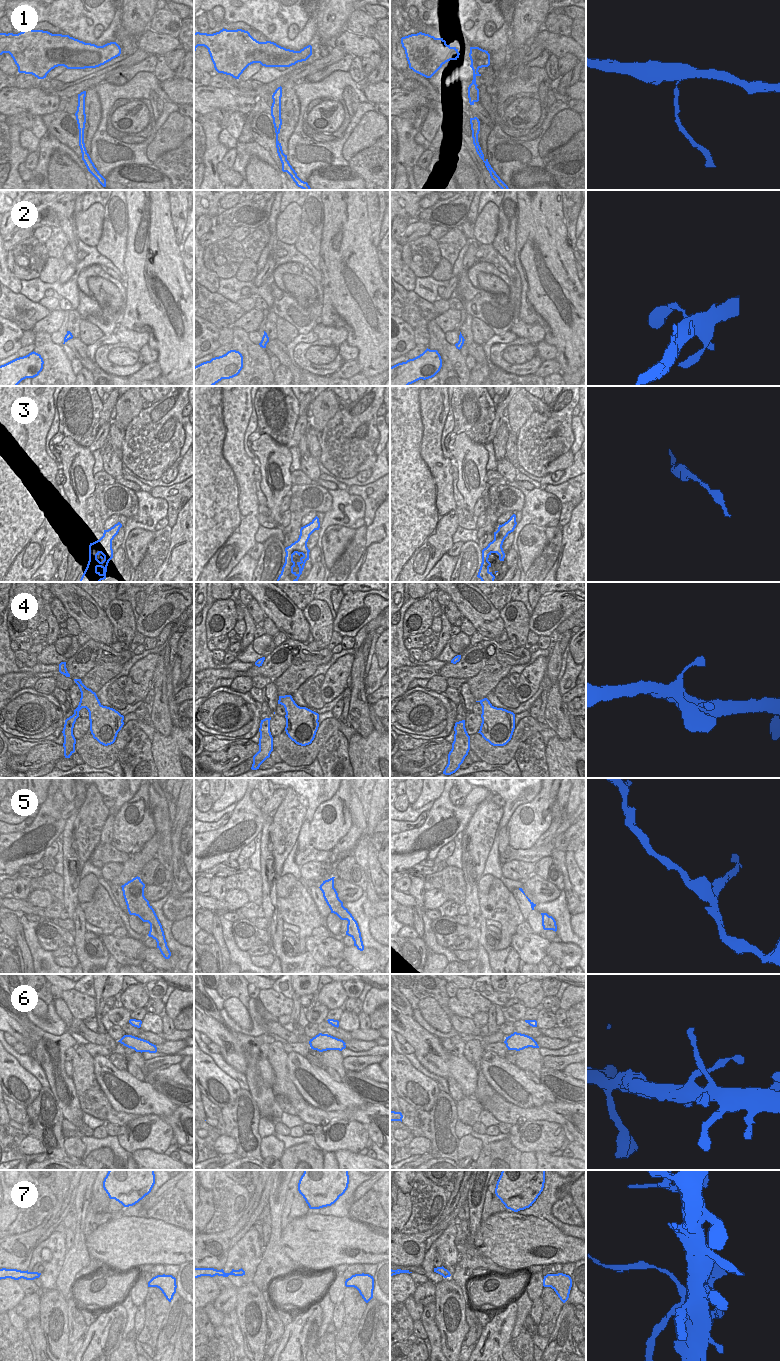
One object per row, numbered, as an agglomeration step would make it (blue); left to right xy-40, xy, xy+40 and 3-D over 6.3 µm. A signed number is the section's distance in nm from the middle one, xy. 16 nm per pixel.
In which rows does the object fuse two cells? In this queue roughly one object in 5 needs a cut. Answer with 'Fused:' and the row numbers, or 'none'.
Fused: 1, 5

